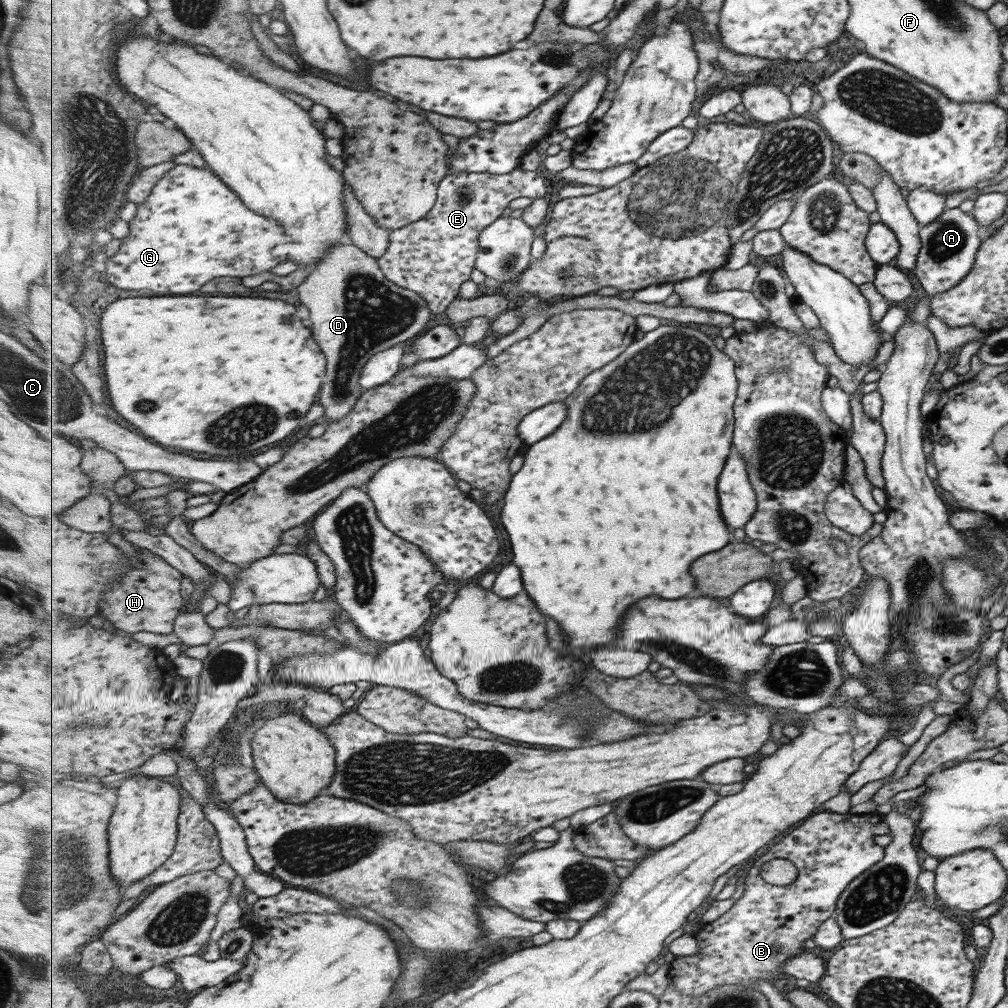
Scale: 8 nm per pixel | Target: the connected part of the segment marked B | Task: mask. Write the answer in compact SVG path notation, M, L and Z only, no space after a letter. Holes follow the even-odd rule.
M819 811L807 818L802 825L793 829L782 841L775 843L770 850L755 859L746 877L744 895L734 901L733 906L716 921L701 925L697 932L700 951L695 956L676 957L668 970L669 985L676 986L689 996L705 996L708 992L722 986L741 985L747 988L758 987L759 980L773 980L783 973L782 966L792 958L806 951L805 942L823 924L826 918L833 916L840 894L851 880L857 879L875 864L884 854L884 849L873 842L875 836L888 834L889 827L883 817L874 813L853 815L834 814L830 811ZM784 858L794 862L799 868L799 877L793 884L777 886L767 883L761 877L760 870L764 862Z

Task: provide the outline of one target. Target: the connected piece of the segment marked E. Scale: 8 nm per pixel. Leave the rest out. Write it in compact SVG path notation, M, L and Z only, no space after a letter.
M517 168L509 174L491 174L485 172L457 172L450 173L440 182L436 205L423 220L412 222L411 225L394 230L390 236L387 252L378 260L384 276L397 286L406 290L416 291L421 295L432 312L446 312L448 307L459 297L461 284L472 280L476 271L476 260L480 249L480 236L483 230L491 226L503 216L505 208L515 198L523 196L531 199L543 198L547 194L547 180L539 175L539 170L527 171Z

